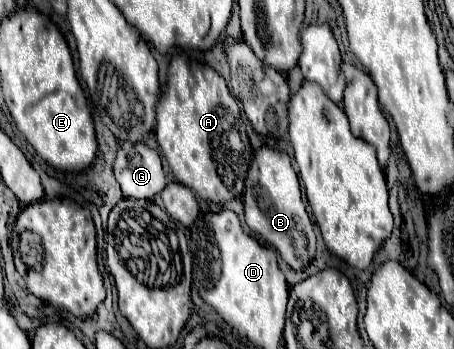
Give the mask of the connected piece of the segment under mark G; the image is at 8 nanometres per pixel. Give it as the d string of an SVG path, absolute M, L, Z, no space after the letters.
M120 143L114 161L114 177L120 183L124 197L134 199L154 199L166 187L162 159L144 143Z

